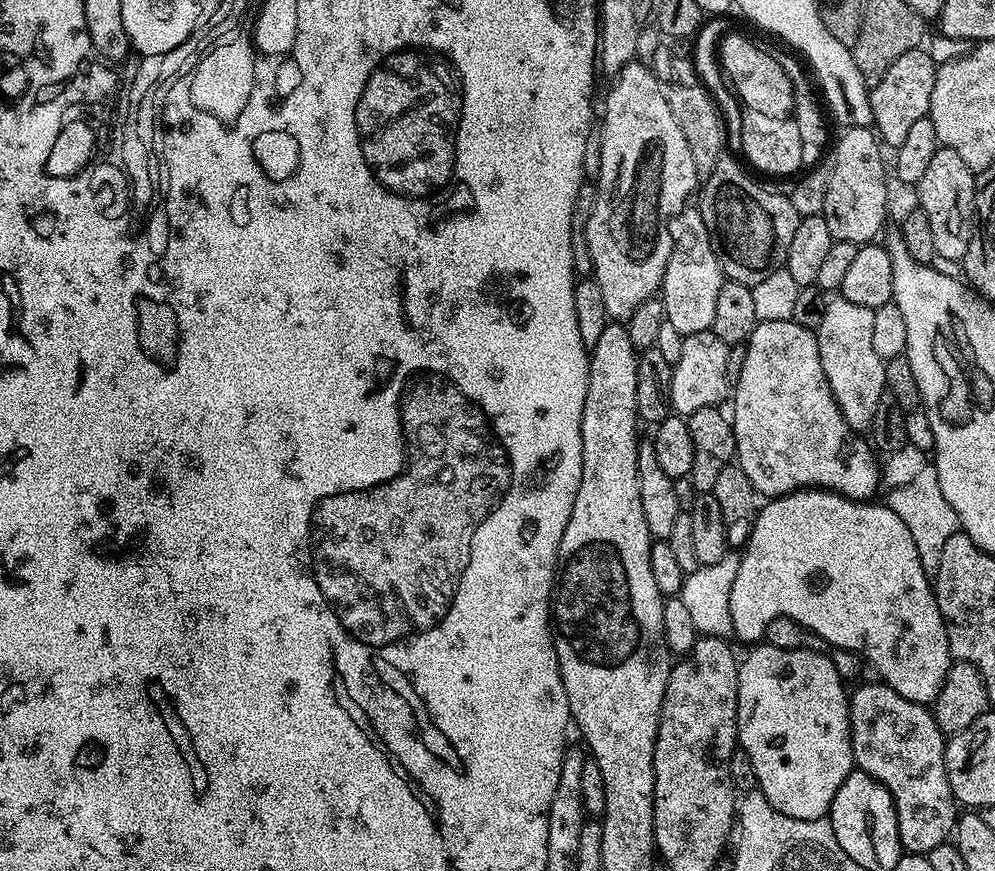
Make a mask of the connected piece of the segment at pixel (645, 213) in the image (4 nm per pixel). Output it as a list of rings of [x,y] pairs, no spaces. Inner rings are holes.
[[[639,62],[627,64],[625,68],[615,73],[612,89],[608,92],[608,97],[604,100],[604,124],[602,123],[602,135],[600,145],[602,146],[602,166],[600,167],[600,179],[595,181],[596,185],[596,205],[594,214],[590,214],[590,222],[586,226],[586,242],[590,250],[592,259],[592,276],[598,282],[598,287],[602,289],[602,298],[606,302],[606,310],[609,317],[616,322],[627,321],[628,317],[642,306],[642,302],[653,299],[659,293],[660,283],[666,274],[666,262],[672,253],[672,239],[668,223],[689,203],[688,195],[692,191],[697,191],[698,181],[694,170],[694,158],[690,158],[690,146],[686,146],[686,138],[682,134],[678,122],[674,122],[674,114],[670,114],[668,97],[662,84],[652,72],[651,67]]]

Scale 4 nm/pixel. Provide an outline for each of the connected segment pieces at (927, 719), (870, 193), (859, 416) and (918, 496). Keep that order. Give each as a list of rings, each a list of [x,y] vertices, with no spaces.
[[[875,683],[864,684],[850,692],[848,721],[852,731],[852,759],[859,771],[870,774],[870,778],[882,782],[882,786],[890,790],[896,807],[901,849],[908,854],[926,854],[934,850],[934,846],[949,843],[958,815],[958,801],[950,790],[944,761],[946,734],[925,705],[902,698],[902,694],[888,684]]]
[[[844,128],[841,133],[837,140],[835,137],[831,149],[832,173],[830,186],[826,186],[826,202],[822,214],[826,218],[826,226],[830,226],[833,241],[841,240],[863,246],[873,243],[879,237],[876,235],[883,230],[884,219],[888,216],[888,176],[884,173],[884,156],[880,153],[882,144],[872,128]]]
[[[845,296],[829,299],[826,314],[816,329],[818,358],[822,358],[822,370],[842,418],[855,432],[867,433],[874,422],[874,410],[878,410],[878,398],[885,392],[884,362],[878,358],[873,345],[874,311],[866,306],[857,306]]]
[[[929,462],[922,466],[922,471],[911,482],[906,482],[906,486],[888,488],[886,494],[888,508],[894,510],[894,514],[898,514],[902,522],[906,522],[906,527],[914,538],[914,547],[918,550],[922,570],[929,578],[935,577],[938,562],[942,562],[942,546],[946,546],[950,534],[954,534],[960,528],[960,519],[958,514],[954,514],[954,506],[950,506],[950,502],[946,502],[946,497],[942,495],[935,463]]]

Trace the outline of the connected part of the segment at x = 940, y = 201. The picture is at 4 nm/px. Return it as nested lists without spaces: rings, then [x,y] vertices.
[[[946,147],[936,149],[934,159],[926,169],[926,174],[914,186],[918,199],[918,207],[926,214],[930,221],[930,231],[934,237],[934,250],[942,261],[963,261],[968,243],[972,241],[974,231],[974,205],[976,202],[976,176],[954,154],[954,150]]]

